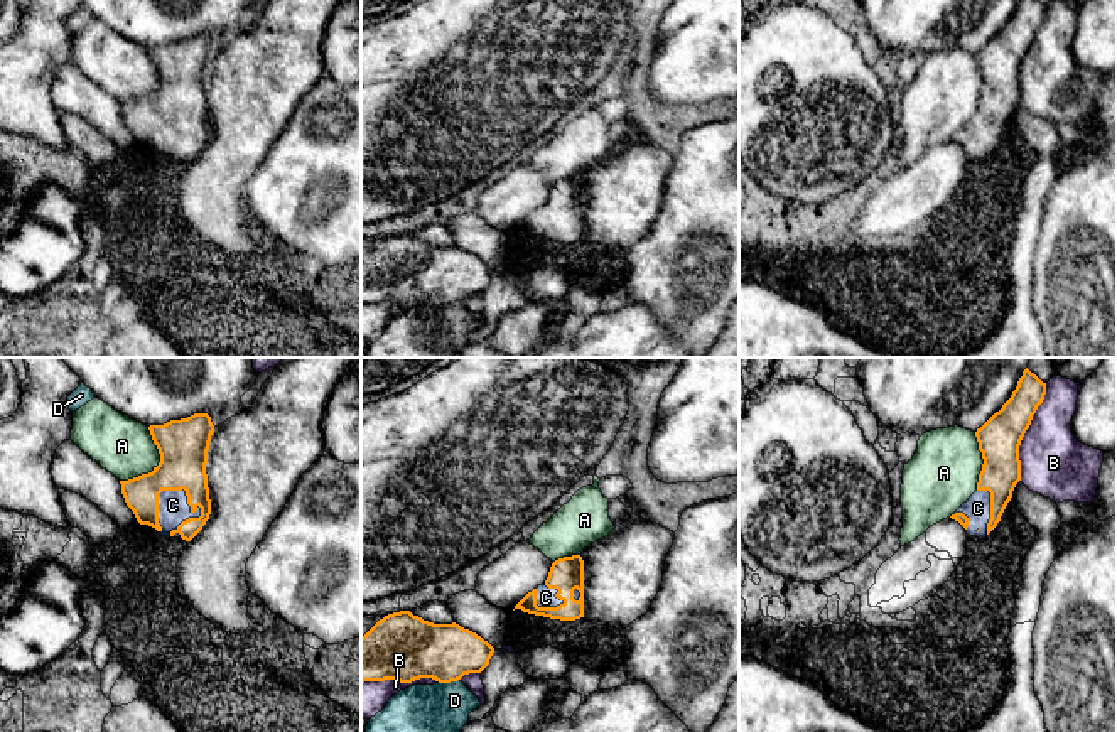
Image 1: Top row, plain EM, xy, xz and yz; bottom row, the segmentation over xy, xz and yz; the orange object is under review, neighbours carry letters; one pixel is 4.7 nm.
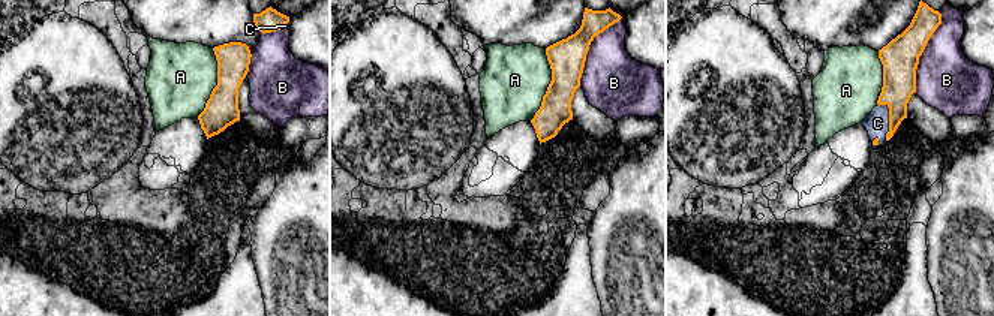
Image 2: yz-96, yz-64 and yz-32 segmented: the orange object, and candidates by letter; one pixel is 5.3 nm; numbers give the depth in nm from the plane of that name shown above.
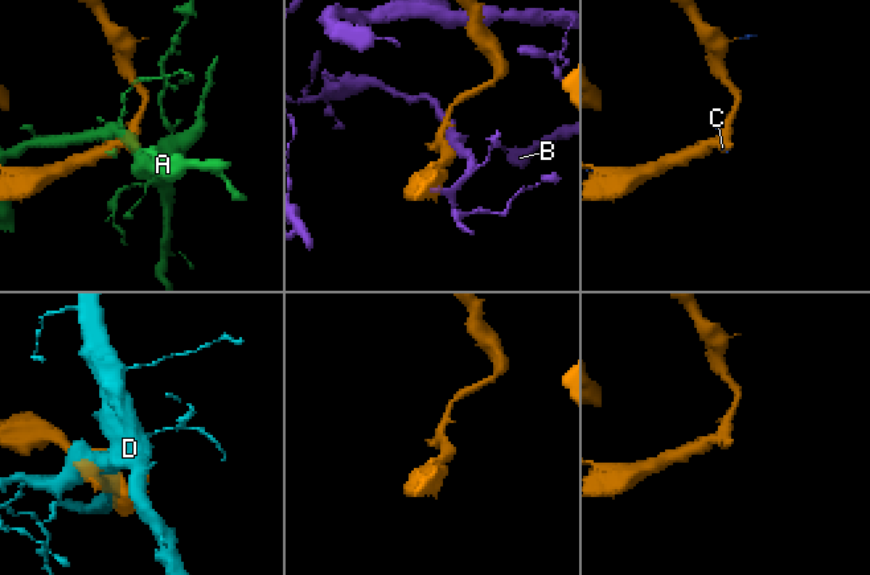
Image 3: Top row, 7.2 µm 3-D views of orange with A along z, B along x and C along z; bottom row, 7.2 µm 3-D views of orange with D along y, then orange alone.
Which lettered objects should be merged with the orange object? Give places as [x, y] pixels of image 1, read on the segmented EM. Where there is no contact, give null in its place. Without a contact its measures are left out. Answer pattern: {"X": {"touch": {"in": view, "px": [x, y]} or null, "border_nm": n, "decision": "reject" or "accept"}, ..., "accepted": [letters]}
{"A": {"touch": {"in": "xy", "px": [159, 464]}, "border_nm": 300, "decision": "reject"}, "B": {"touch": {"in": "yz", "px": [1025, 432]}, "border_nm": 480, "decision": "reject"}, "C": {"touch": {"in": "xy", "px": [157, 501]}, "border_nm": 240, "decision": "accept"}, "D": {"touch": {"in": "xz", "px": [449, 682]}, "border_nm": 110, "decision": "reject"}, "accepted": ["C"]}

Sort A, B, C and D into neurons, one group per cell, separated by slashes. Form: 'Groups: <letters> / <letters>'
Groups: A / B / C / D

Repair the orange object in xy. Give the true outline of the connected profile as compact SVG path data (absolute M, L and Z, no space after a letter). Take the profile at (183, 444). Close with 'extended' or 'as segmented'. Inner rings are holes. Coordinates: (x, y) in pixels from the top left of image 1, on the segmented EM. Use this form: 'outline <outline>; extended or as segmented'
outline M208 413L148 427L160 462L152 472L120 481L140 525L191 541L211 514L208 450L214 425Z; extended

